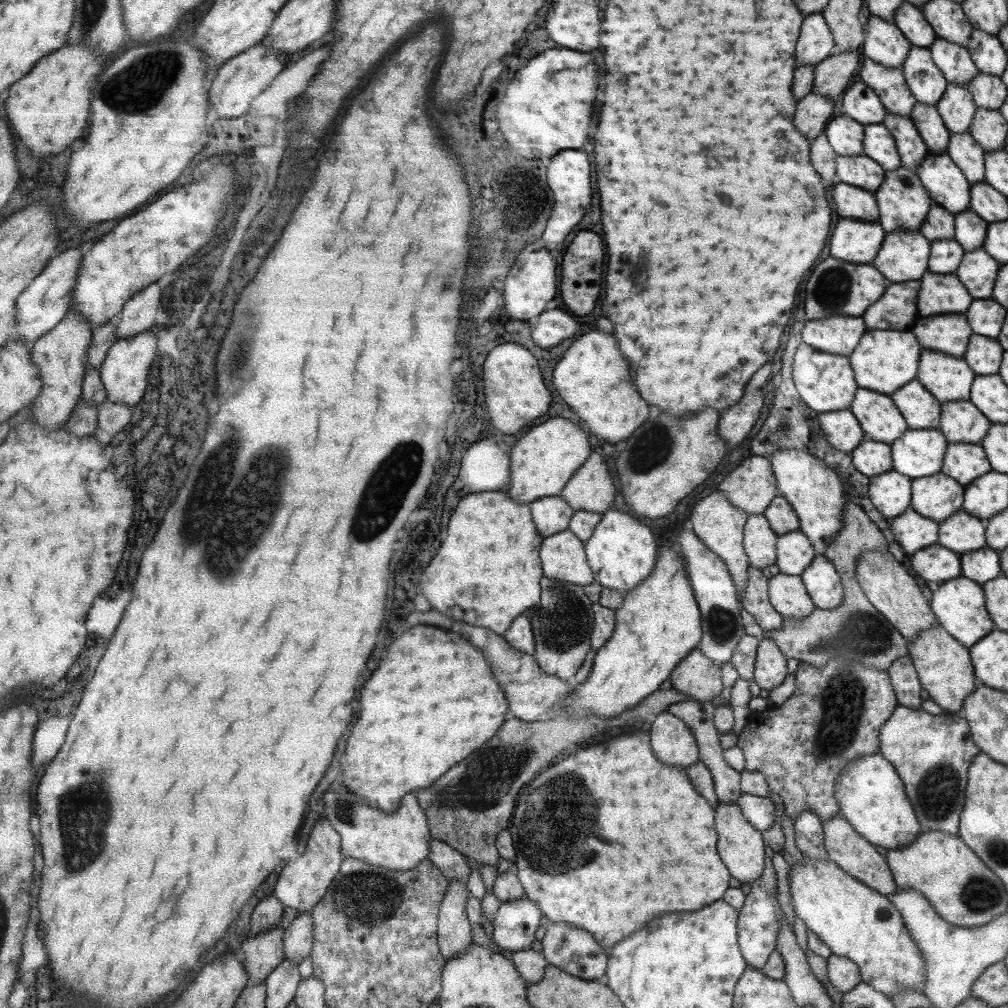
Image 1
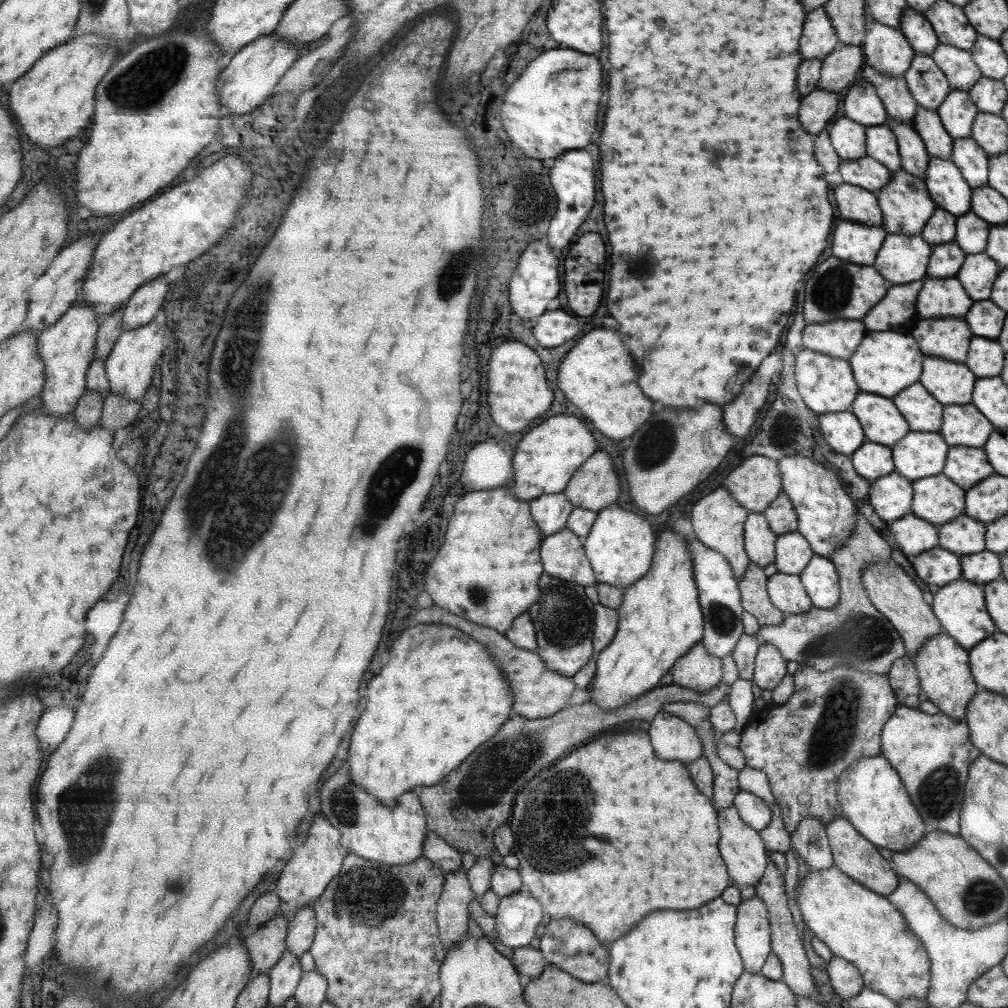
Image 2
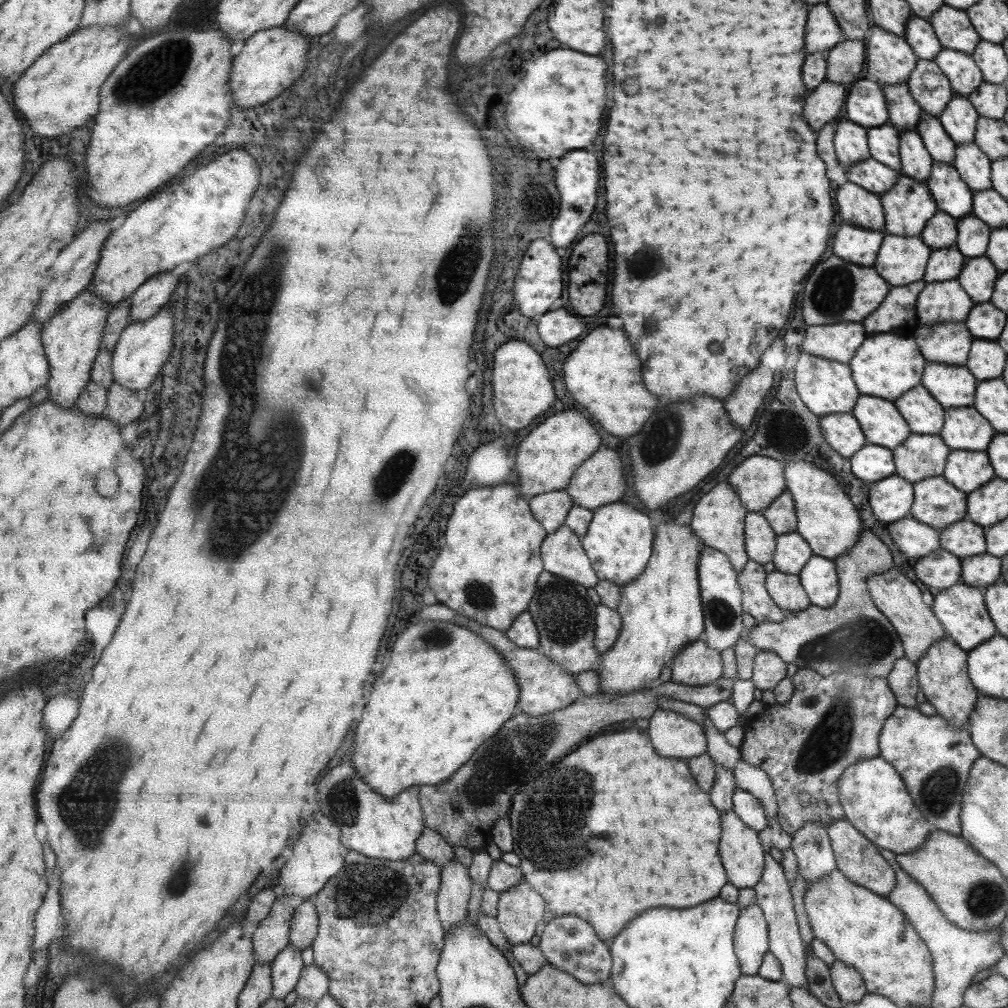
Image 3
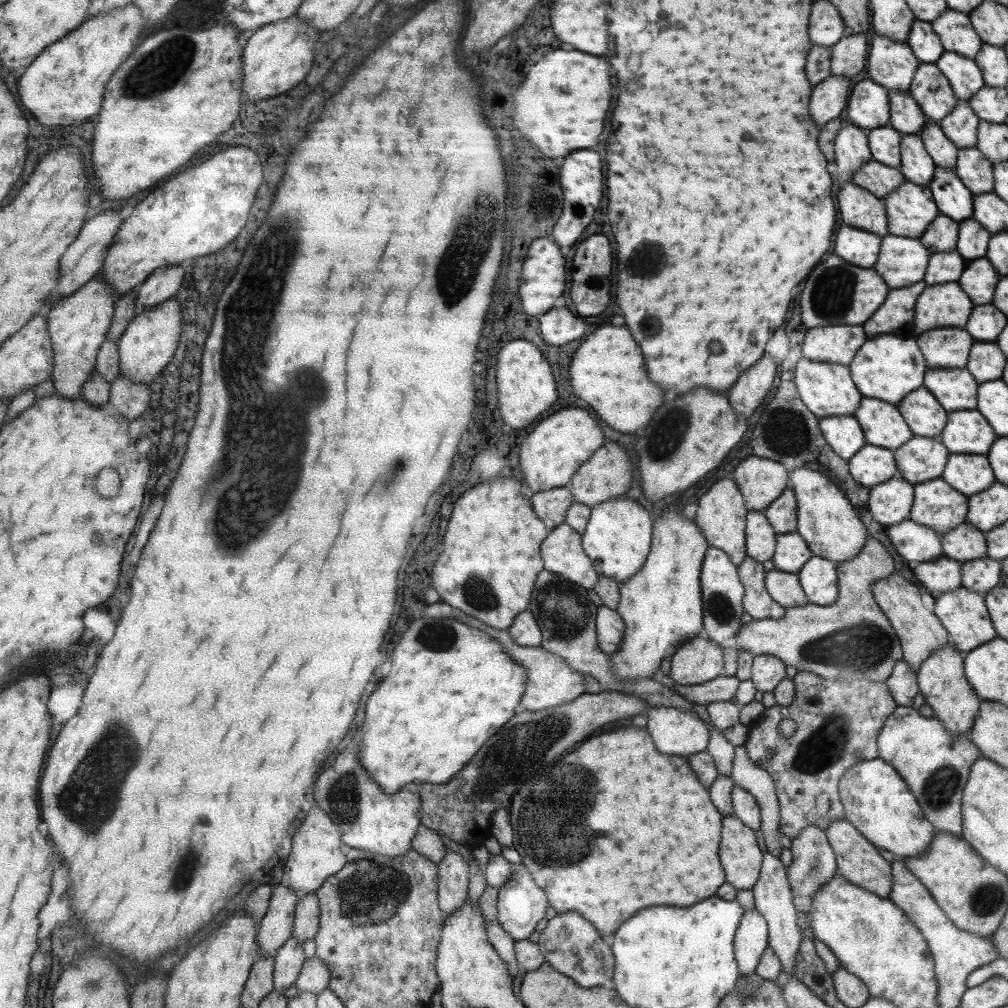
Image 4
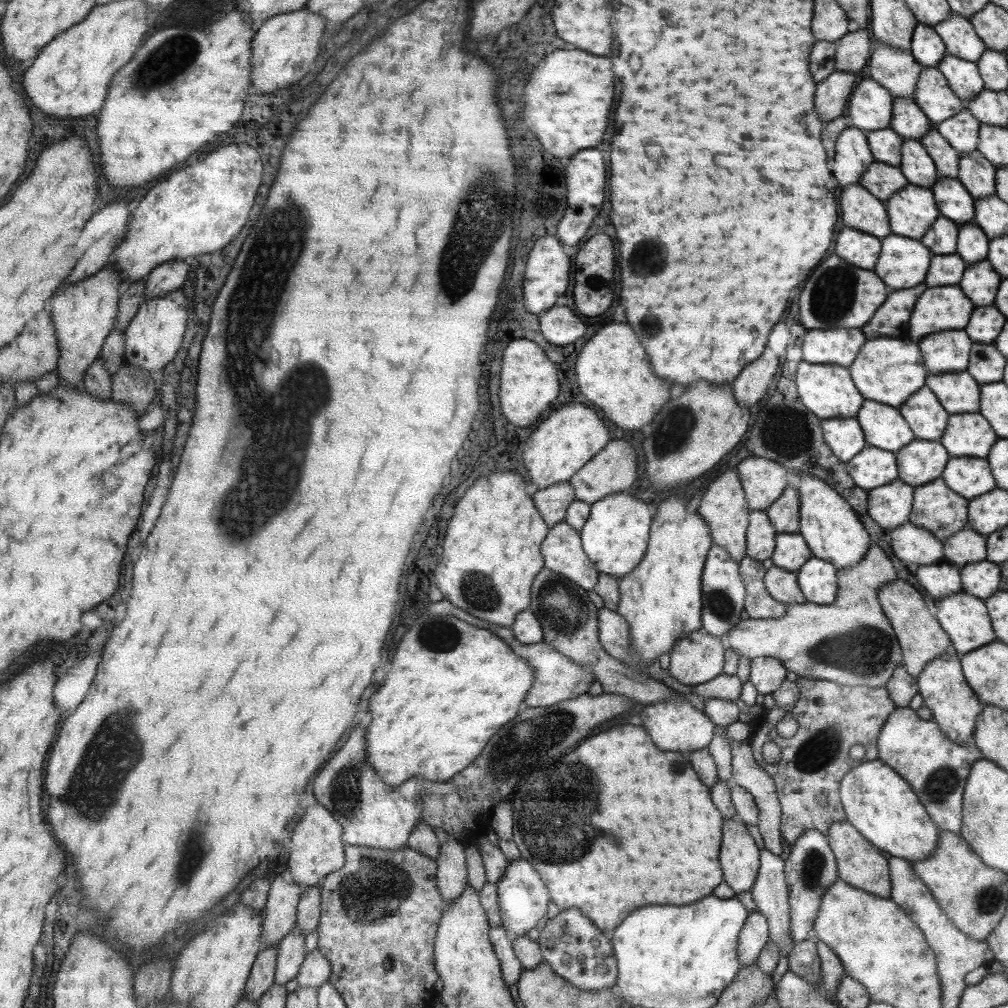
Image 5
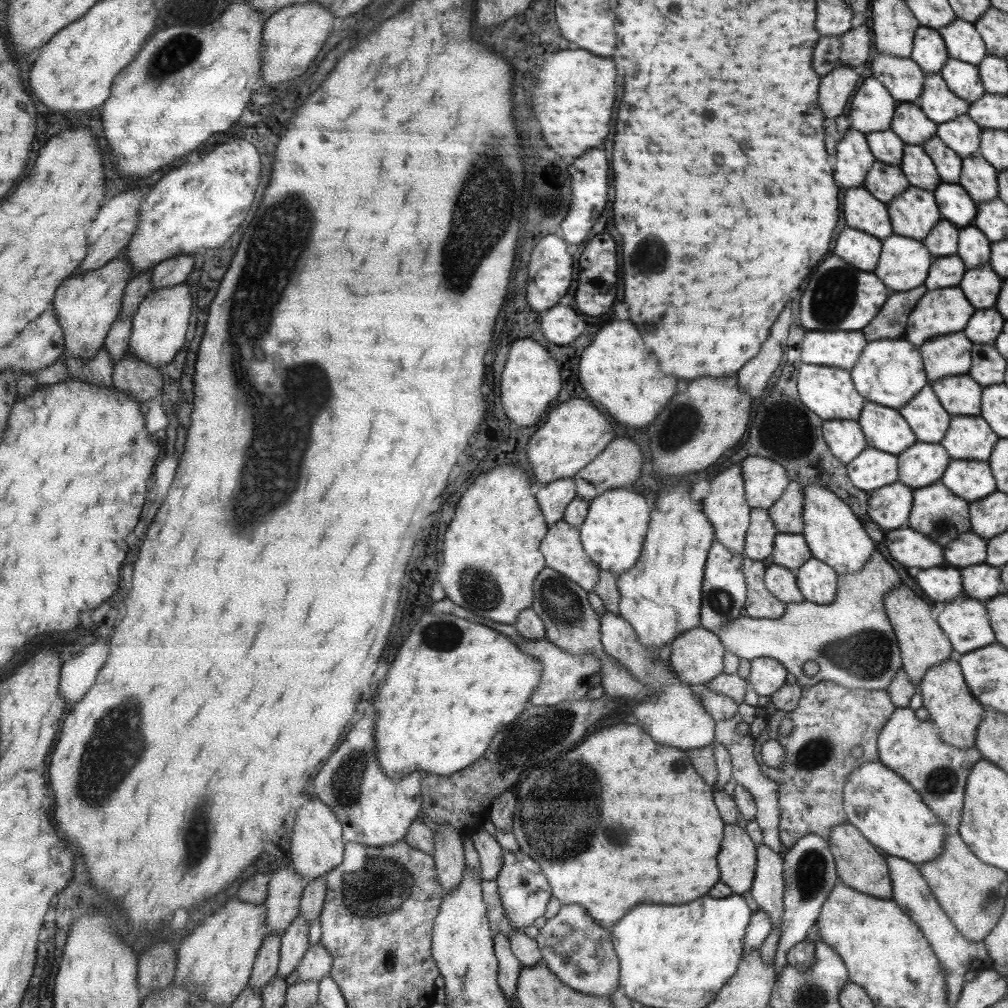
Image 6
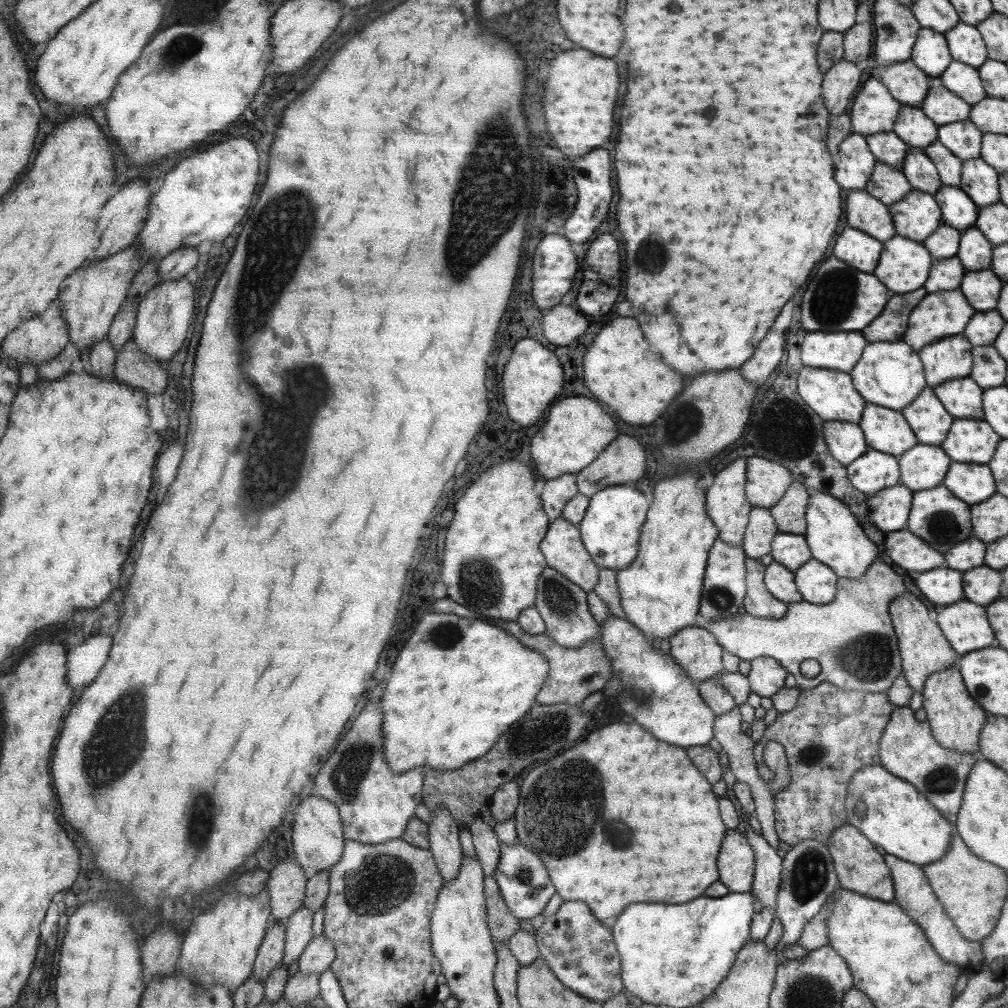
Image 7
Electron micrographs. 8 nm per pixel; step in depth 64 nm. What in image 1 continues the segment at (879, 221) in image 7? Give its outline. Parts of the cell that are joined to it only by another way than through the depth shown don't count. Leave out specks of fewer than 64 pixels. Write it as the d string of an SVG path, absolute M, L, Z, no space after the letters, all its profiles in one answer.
M837 183L831 185L833 204L836 205L838 218L853 218L866 222L879 222L878 199L863 187Z

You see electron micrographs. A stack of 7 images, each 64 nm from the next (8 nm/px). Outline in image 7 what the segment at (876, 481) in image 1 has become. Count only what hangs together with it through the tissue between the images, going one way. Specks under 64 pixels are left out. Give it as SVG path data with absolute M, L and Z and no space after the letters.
M902 484L868 495L869 518L882 532L898 532L910 524L910 502L914 492Z

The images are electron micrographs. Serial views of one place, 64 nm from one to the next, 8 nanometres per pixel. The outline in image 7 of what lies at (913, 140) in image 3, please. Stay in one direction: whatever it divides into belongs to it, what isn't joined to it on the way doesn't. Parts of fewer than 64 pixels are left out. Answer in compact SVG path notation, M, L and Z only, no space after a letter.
M908 148L902 171L916 190L935 195L944 185L934 161L922 149Z

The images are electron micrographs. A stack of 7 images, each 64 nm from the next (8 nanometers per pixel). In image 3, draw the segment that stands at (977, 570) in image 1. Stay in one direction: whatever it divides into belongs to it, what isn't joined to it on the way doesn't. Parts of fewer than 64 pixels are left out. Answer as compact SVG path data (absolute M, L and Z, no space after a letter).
M982 554L979 557L964 558L963 579L966 585L986 589L1000 578L1000 558Z

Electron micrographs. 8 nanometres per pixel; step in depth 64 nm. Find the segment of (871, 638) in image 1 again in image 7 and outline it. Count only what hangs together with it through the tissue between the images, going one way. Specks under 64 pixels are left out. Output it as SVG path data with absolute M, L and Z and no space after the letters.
M881 560L875 562L868 572L858 579L839 577L835 600L828 604L817 605L803 600L788 604L790 608L784 618L758 618L748 613L740 613L710 622L702 620L702 627L715 636L725 651L738 656L742 661L751 662L758 657L776 659L791 671L797 686L802 690L812 689L822 681L828 681L840 689L884 693L888 692L888 689L895 684L896 677L903 672L899 639L891 618L891 604L902 593L906 593L902 578L890 568L889 564L884 564L884 560Z

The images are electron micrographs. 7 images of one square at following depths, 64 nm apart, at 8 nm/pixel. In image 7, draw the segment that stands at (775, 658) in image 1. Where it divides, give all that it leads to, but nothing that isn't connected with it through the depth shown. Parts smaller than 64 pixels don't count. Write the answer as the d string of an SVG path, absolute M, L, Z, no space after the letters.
M758 657L751 661L751 669L748 680L751 692L764 698L774 696L786 680L788 672L776 659L770 657Z

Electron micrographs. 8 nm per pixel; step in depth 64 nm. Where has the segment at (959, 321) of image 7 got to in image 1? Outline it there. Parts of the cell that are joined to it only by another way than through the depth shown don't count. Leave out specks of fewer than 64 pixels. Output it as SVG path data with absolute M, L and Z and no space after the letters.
M924 274L924 290L920 290L920 318L934 314L967 314L970 302L974 302L968 290L954 274Z

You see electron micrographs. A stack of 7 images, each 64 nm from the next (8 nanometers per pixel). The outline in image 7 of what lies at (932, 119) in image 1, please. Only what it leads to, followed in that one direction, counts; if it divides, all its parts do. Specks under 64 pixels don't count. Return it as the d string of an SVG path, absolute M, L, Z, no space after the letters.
M939 141L924 151L934 161L939 171L939 177L942 179L944 185L959 187L963 184L964 160L952 154Z

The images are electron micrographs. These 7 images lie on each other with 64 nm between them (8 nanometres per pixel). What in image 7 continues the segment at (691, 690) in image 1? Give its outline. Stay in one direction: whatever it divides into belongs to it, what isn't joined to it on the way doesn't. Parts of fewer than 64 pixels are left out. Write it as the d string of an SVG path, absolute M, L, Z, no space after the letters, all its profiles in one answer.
M686 626L669 642L670 655L687 671L696 684L723 672L723 646L700 626Z

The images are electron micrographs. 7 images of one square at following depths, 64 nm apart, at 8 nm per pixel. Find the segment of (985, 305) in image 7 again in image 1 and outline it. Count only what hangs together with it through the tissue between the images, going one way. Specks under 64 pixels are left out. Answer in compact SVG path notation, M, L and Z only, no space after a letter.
M982 249L966 252L962 264L959 266L960 282L976 294L976 298L990 298L994 282L998 278L1000 264L991 254Z

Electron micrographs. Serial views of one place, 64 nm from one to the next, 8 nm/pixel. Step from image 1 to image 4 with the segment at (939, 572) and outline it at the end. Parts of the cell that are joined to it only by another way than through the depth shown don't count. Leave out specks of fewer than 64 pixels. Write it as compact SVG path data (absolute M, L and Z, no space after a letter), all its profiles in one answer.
M940 557L934 562L916 565L916 580L922 583L934 598L960 588L960 572L963 567L955 559Z

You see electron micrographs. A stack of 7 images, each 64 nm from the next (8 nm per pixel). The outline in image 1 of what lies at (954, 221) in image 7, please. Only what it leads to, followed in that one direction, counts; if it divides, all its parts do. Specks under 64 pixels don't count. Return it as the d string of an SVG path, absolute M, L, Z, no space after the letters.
M930 152L925 159L917 174L934 203L947 208L952 214L970 210L972 184L962 168L947 152L940 155Z

